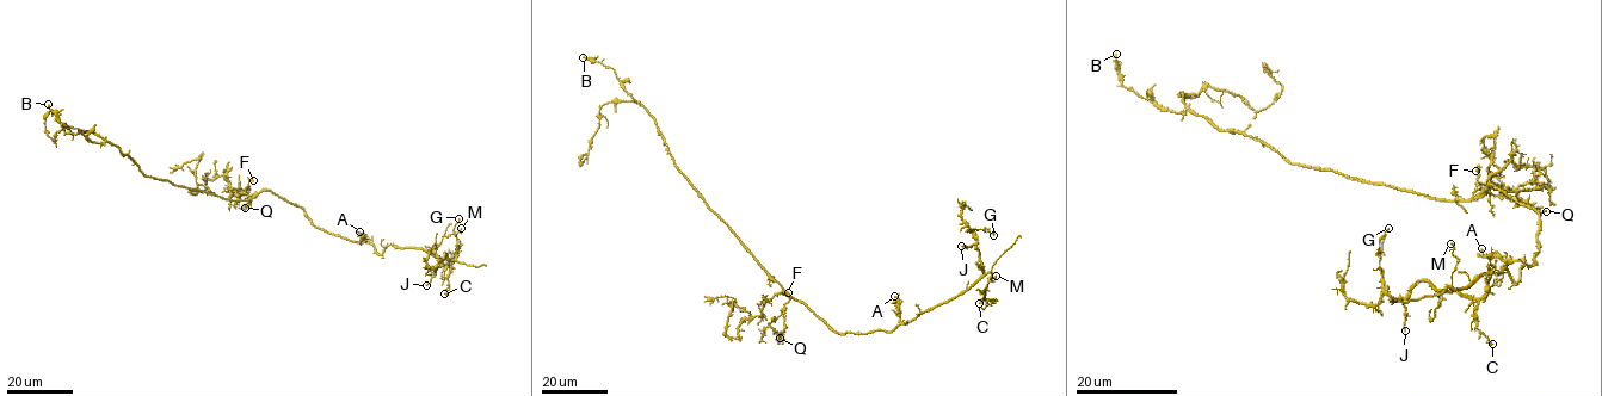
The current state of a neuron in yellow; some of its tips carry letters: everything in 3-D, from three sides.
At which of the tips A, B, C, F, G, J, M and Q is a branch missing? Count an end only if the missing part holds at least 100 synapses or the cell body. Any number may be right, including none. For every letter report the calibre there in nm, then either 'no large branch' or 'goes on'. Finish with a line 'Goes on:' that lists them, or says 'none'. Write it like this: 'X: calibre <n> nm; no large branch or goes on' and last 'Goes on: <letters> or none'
A: calibre 180 nm; no large branch
B: calibre 180 nm; no large branch
C: calibre 160 nm; no large branch
F: calibre 110 nm; no large branch
G: calibre 120 nm; no large branch
J: calibre 140 nm; no large branch
M: calibre 110 nm; no large branch
Q: calibre 170 nm; no large branch
Goes on: none

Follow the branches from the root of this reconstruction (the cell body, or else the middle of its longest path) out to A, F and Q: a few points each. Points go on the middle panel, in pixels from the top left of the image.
A: (774, 280), (838, 333), (892, 330), (899, 323), (894, 296)
F: (774, 280), (784, 289), (780, 294), (788, 292)
Q: (774, 280), (789, 297), (783, 314), (784, 329), (777, 334), (780, 338)

